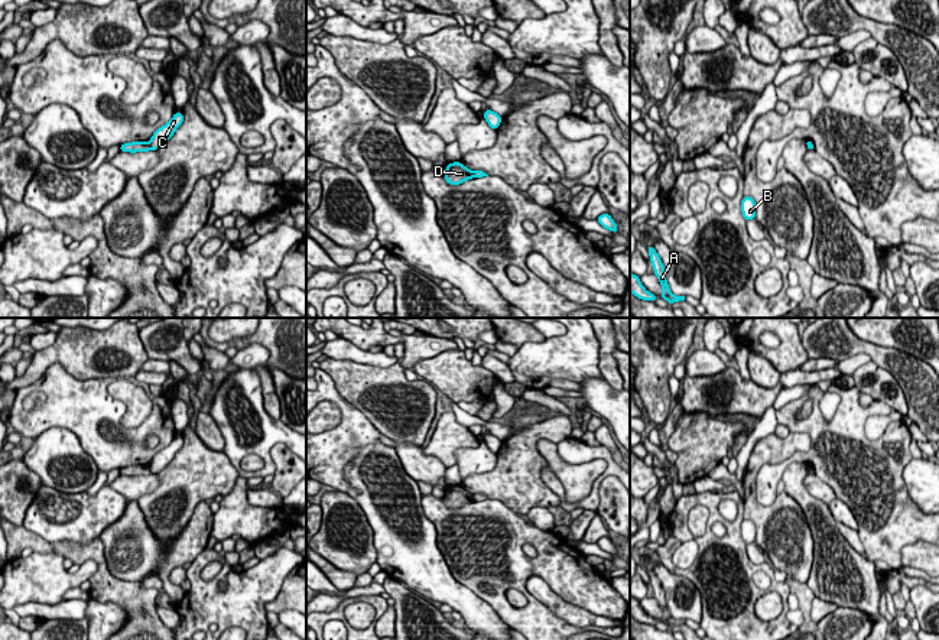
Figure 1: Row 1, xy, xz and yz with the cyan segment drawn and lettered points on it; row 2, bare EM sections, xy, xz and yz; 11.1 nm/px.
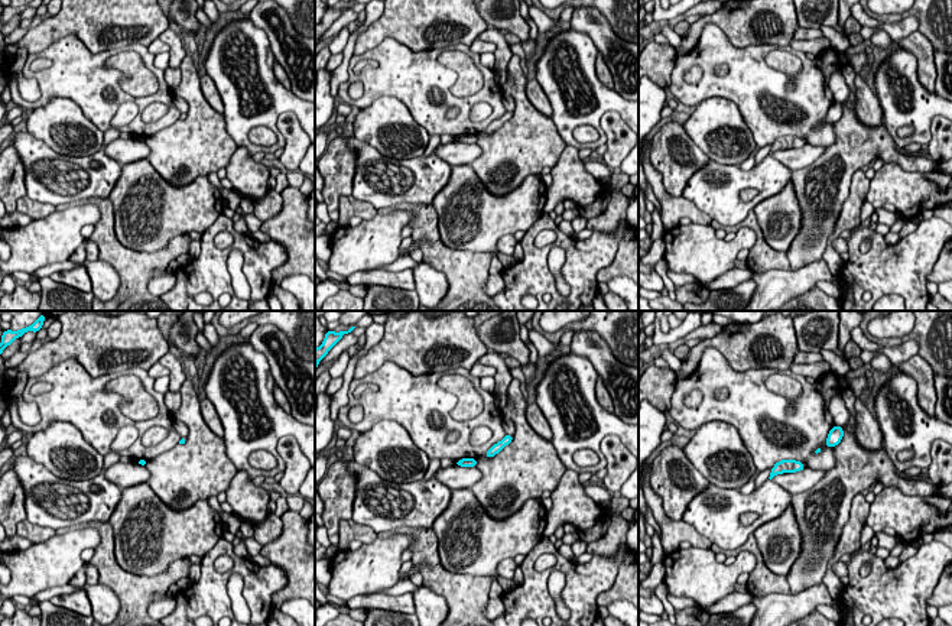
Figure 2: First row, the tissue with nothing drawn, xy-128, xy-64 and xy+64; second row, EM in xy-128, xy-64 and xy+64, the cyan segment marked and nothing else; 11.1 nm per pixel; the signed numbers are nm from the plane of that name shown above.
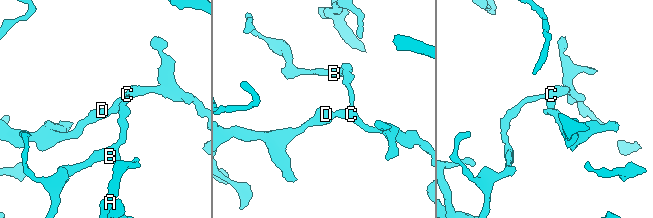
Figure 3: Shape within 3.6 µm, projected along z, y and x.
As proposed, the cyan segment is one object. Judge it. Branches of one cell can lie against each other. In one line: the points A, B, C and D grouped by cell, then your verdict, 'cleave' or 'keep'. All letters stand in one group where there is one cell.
A B C / D | cleave

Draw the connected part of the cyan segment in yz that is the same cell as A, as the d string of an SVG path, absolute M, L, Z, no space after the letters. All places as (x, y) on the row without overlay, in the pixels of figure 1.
M649 569L647 575L649 575L649 579L650 579L650 585L653 588L654 598L657 600L659 605L662 607L662 621L665 624L667 624L667 620L670 618L670 613L669 613L667 605L666 605L665 589L662 587L659 578L653 572L653 569Z

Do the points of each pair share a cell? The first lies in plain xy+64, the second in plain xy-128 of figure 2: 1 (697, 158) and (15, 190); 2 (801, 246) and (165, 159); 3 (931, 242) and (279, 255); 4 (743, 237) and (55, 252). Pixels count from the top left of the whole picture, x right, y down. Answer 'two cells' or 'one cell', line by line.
1: one cell
2: one cell
3: one cell
4: one cell

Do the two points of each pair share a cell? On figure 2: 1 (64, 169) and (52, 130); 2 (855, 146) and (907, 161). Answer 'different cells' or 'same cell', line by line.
1: different cells
2: same cell

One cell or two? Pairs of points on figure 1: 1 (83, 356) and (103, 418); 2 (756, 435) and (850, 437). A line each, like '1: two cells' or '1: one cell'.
1: two cells
2: two cells

